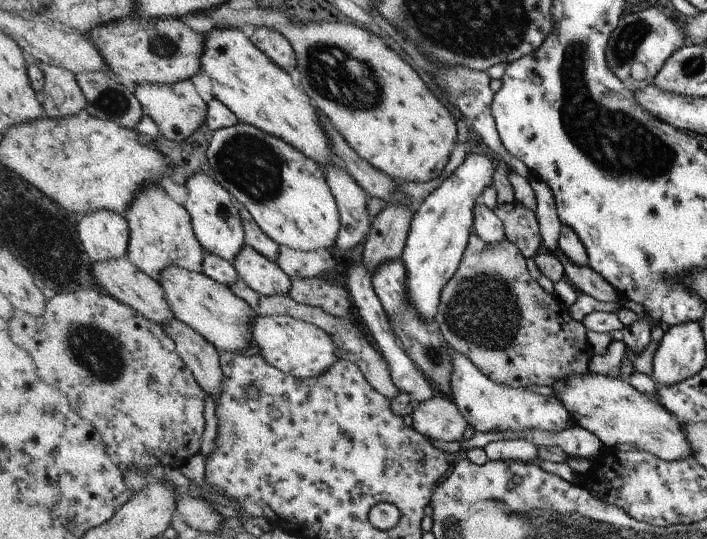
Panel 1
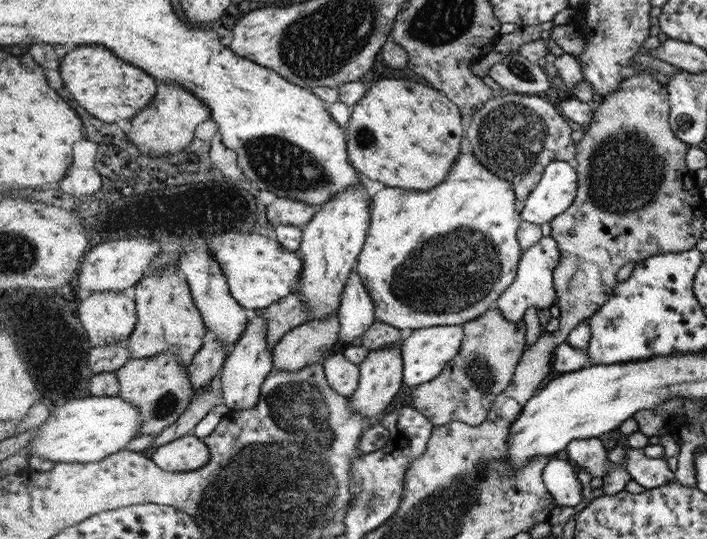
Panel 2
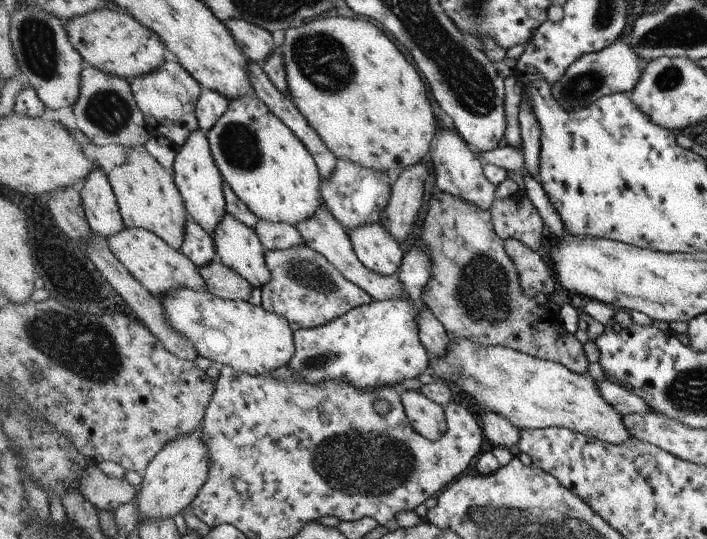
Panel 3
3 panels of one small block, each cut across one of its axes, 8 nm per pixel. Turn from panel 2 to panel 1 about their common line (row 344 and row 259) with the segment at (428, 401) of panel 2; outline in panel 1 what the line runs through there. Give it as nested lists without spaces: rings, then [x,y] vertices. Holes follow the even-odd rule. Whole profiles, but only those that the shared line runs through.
[[[473,232],[459,271],[443,288],[442,303],[433,319],[438,323],[441,336],[454,351],[464,354],[491,380],[513,388],[531,385],[550,387],[568,376],[586,374],[589,370],[586,362],[592,356],[592,346],[586,340],[586,328],[570,316],[571,312],[564,302],[546,294],[542,286],[532,280],[526,268],[526,258],[512,242],[506,239],[498,244],[487,244]]]

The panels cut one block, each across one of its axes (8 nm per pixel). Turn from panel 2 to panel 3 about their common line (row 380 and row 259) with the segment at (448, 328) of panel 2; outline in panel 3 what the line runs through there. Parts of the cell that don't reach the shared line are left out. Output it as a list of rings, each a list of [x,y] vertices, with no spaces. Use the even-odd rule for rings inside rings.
[[[420,244],[416,246],[416,248],[412,249],[412,251],[408,252],[404,255],[403,263],[400,268],[400,276],[398,277],[401,280],[401,283],[405,286],[405,291],[407,292],[407,296],[404,299],[389,299],[388,301],[374,301],[370,302],[368,305],[364,305],[362,307],[358,307],[353,309],[352,311],[348,311],[346,315],[342,315],[338,319],[331,320],[330,323],[326,323],[322,327],[316,327],[313,329],[303,329],[300,331],[294,331],[294,345],[295,352],[292,355],[292,358],[287,362],[287,366],[290,366],[292,370],[294,370],[293,379],[305,382],[309,385],[320,385],[325,381],[338,381],[339,383],[346,383],[350,386],[353,386],[355,389],[359,391],[376,391],[377,389],[382,389],[383,387],[394,387],[400,388],[402,387],[401,382],[404,380],[412,380],[412,378],[418,378],[422,373],[429,372],[429,360],[430,354],[428,354],[427,349],[423,345],[422,341],[419,339],[419,326],[417,324],[417,316],[419,312],[426,307],[422,300],[422,295],[424,291],[427,291],[427,282],[431,278],[431,257],[427,254],[425,247]]]

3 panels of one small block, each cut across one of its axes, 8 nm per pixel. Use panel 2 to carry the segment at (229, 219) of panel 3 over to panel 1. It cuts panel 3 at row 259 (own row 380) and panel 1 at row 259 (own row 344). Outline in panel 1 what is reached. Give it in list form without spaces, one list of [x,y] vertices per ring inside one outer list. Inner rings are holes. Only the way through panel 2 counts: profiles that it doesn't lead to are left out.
[[[244,245],[232,264],[239,273],[239,278],[258,292],[258,295],[289,295],[292,290],[291,278],[283,269],[250,246]]]

